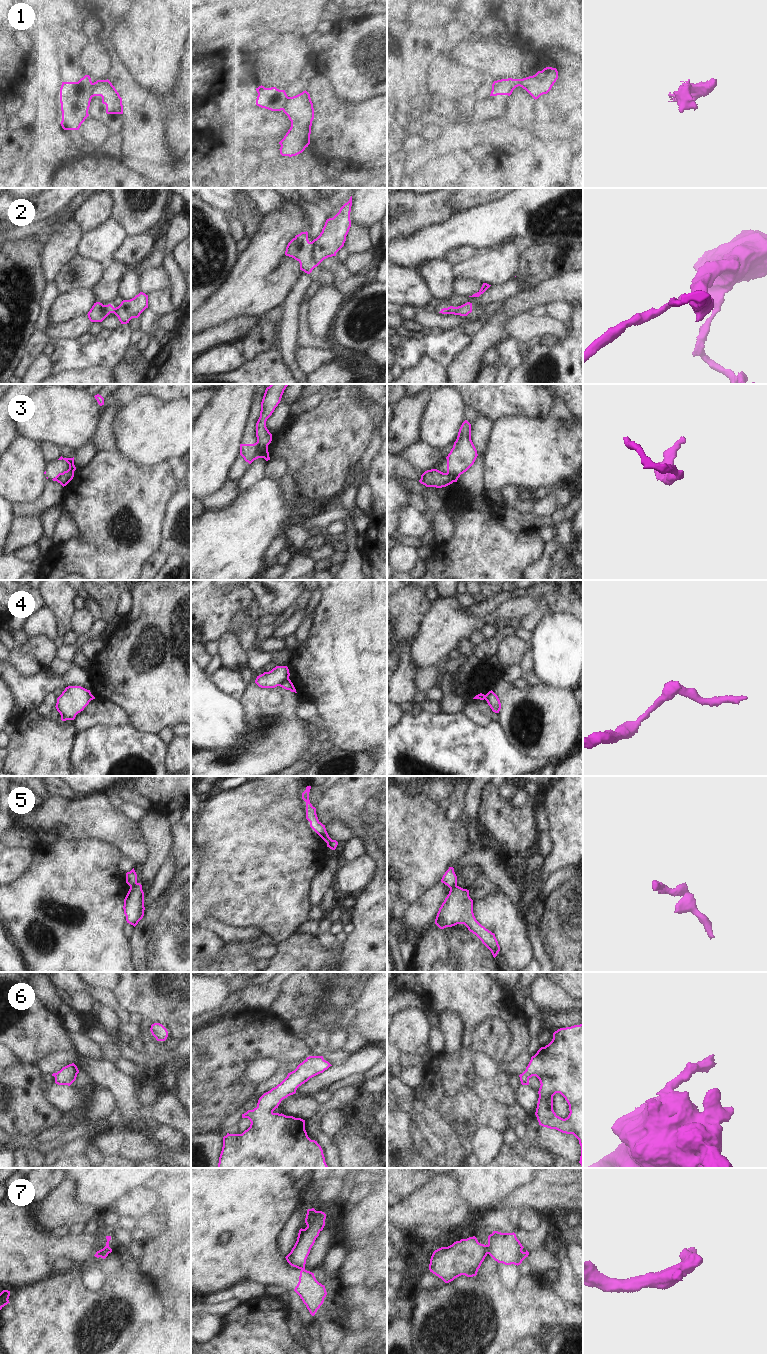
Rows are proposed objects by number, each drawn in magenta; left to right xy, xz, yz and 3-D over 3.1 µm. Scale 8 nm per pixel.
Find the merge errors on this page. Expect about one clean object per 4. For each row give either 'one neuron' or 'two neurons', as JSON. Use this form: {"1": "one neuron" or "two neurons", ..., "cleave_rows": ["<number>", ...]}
{"1": "two neurons", "2": "two neurons", "3": "two neurons", "4": "two neurons", "5": "two neurons", "6": "one neuron", "7": "two neurons", "cleave_rows": ["1", "2", "3", "4", "5", "7"]}

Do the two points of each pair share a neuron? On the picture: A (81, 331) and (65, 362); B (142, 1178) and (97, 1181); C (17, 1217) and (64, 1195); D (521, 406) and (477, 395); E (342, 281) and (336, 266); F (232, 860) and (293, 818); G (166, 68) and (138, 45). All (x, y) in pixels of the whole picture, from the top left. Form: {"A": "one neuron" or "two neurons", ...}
{"A": "two neurons", "B": "one neuron", "C": "two neurons", "D": "one neuron", "E": "one neuron", "F": "one neuron", "G": "one neuron"}

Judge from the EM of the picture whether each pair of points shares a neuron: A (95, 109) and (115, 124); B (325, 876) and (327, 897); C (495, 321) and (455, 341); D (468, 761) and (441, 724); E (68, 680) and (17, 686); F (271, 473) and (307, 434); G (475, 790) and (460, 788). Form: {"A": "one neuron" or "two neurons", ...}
{"A": "one neuron", "B": "two neurons", "C": "two neurons", "D": "one neuron", "E": "one neuron", "F": "two neurons", "G": "two neurons"}

